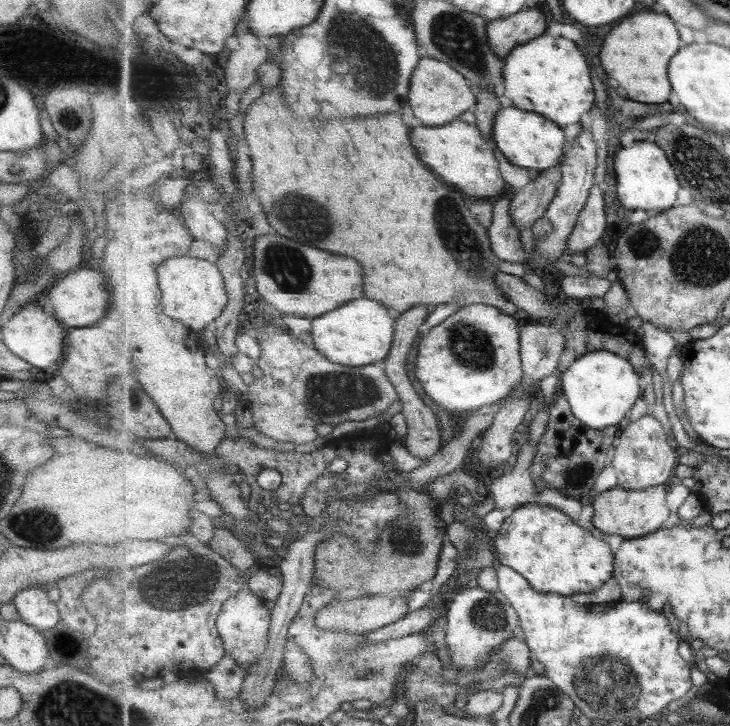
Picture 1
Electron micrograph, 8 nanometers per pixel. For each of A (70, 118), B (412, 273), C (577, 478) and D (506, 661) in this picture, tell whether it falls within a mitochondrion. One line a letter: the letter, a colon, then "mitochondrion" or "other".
A: mitochondrion
B: other
C: mitochondrion
D: mitochondrion

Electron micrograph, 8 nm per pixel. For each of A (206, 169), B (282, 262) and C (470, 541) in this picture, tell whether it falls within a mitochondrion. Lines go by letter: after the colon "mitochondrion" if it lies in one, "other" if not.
A: other
B: mitochondrion
C: mitochondrion

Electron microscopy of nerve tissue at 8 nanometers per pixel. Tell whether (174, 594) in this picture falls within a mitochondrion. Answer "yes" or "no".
yes

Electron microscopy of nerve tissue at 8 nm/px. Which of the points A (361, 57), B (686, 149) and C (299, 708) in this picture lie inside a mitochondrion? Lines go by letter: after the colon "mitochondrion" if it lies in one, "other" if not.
A: mitochondrion
B: mitochondrion
C: other

